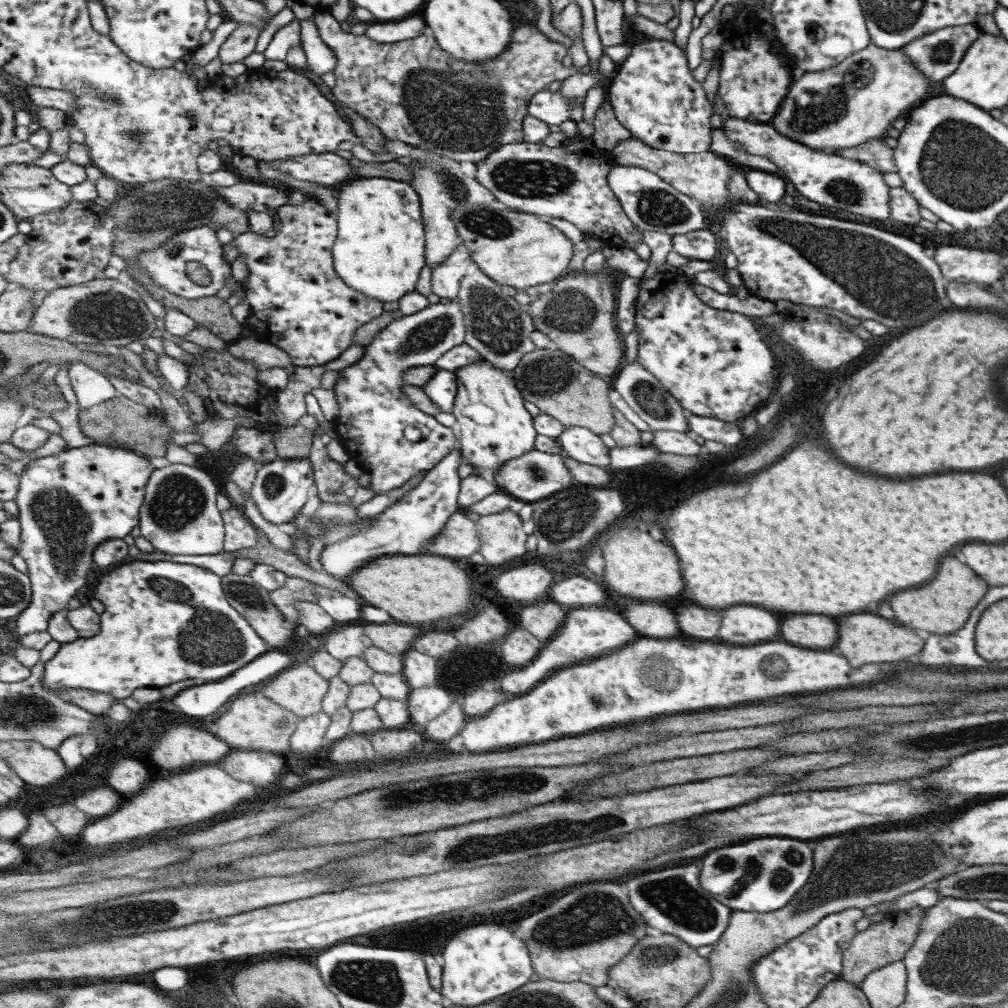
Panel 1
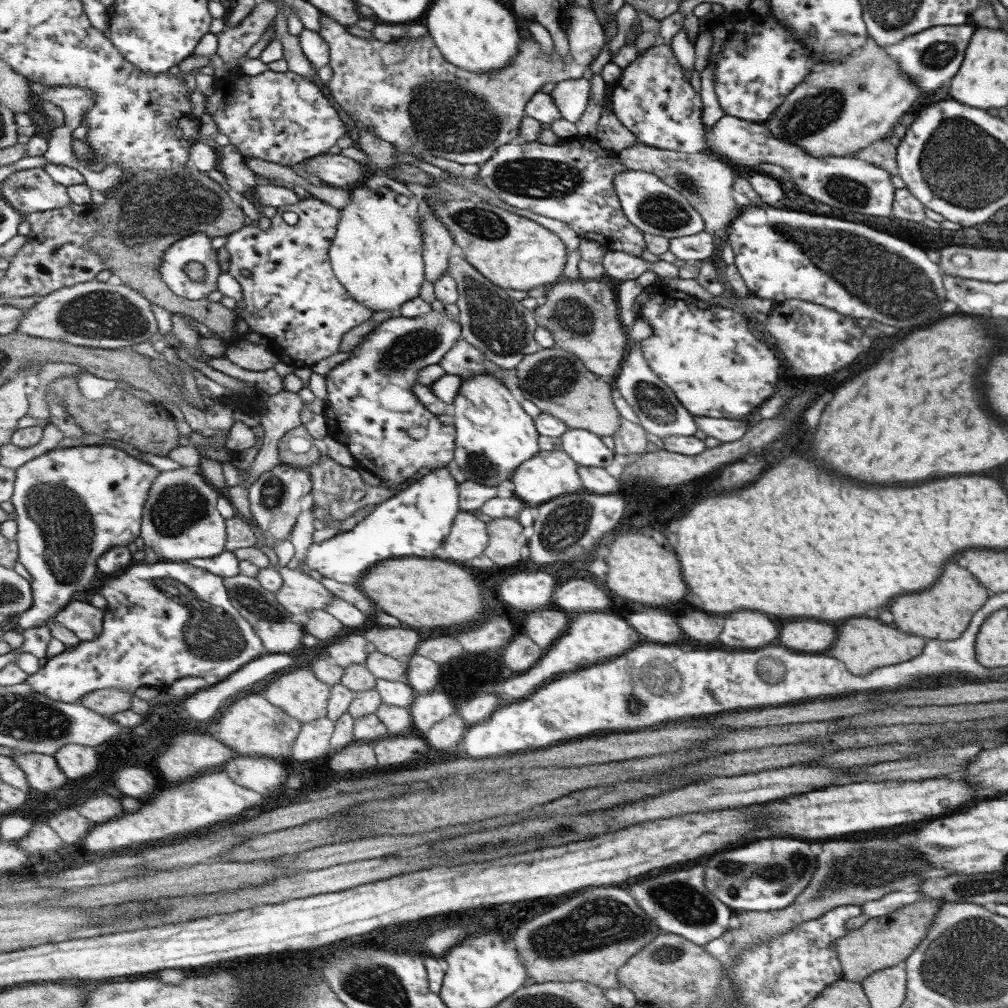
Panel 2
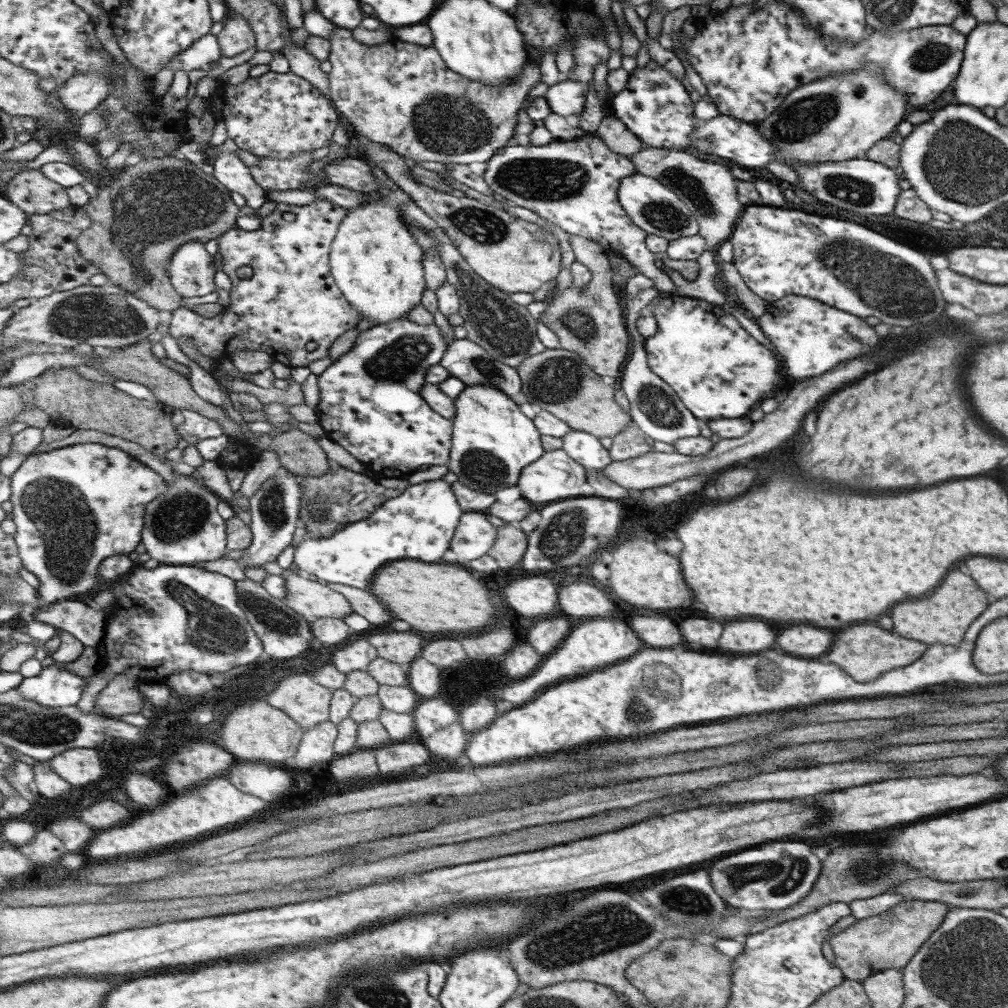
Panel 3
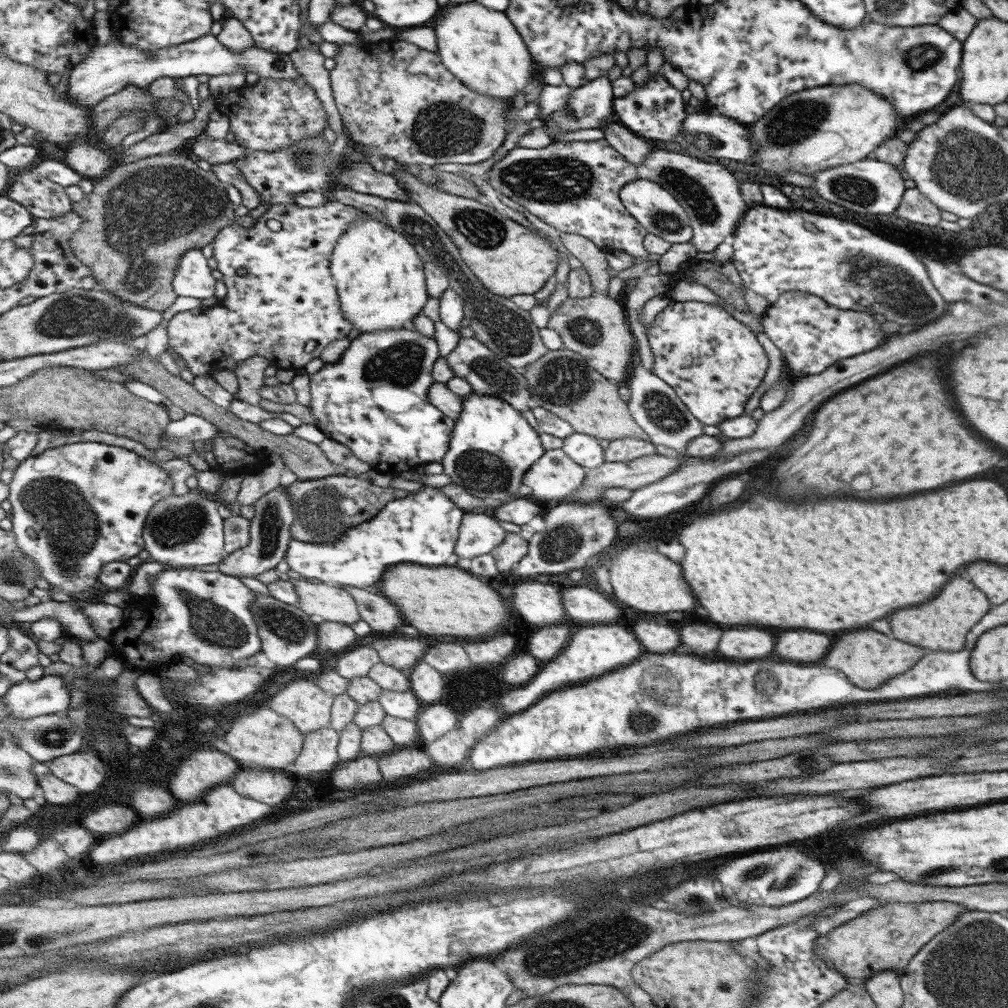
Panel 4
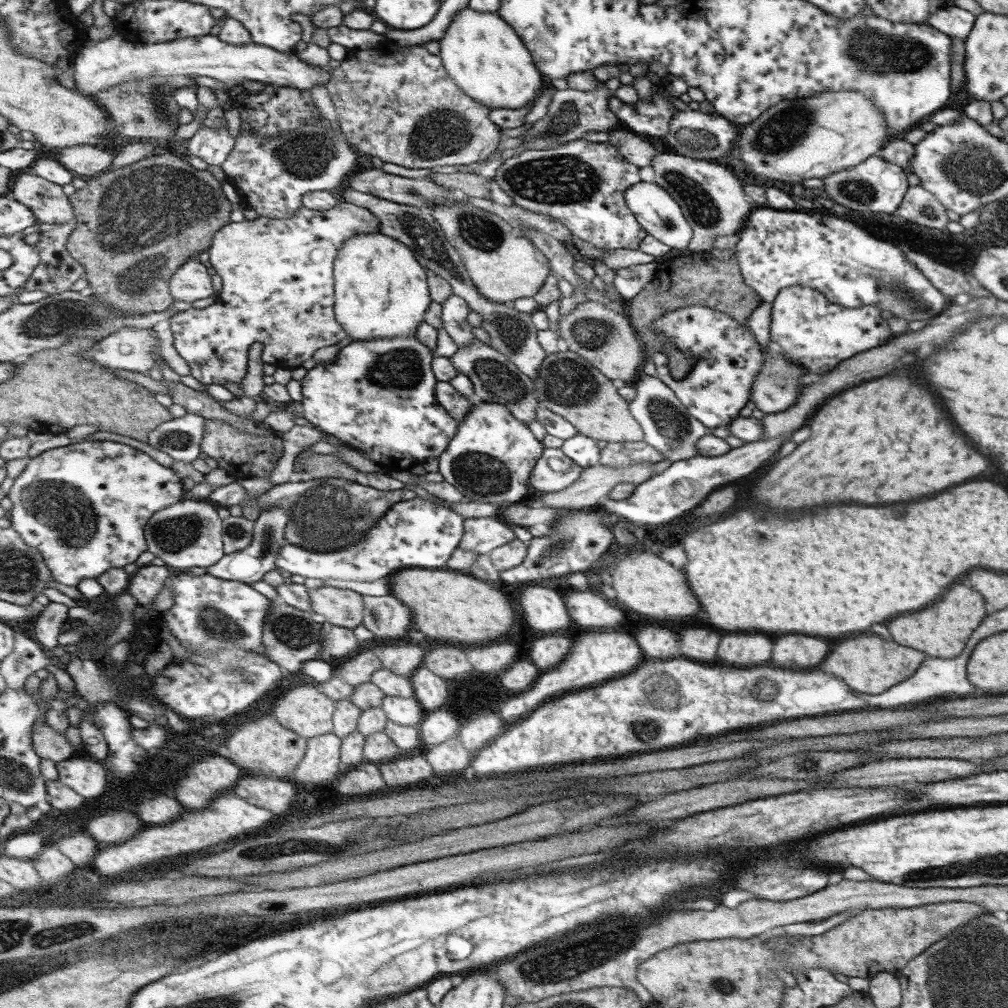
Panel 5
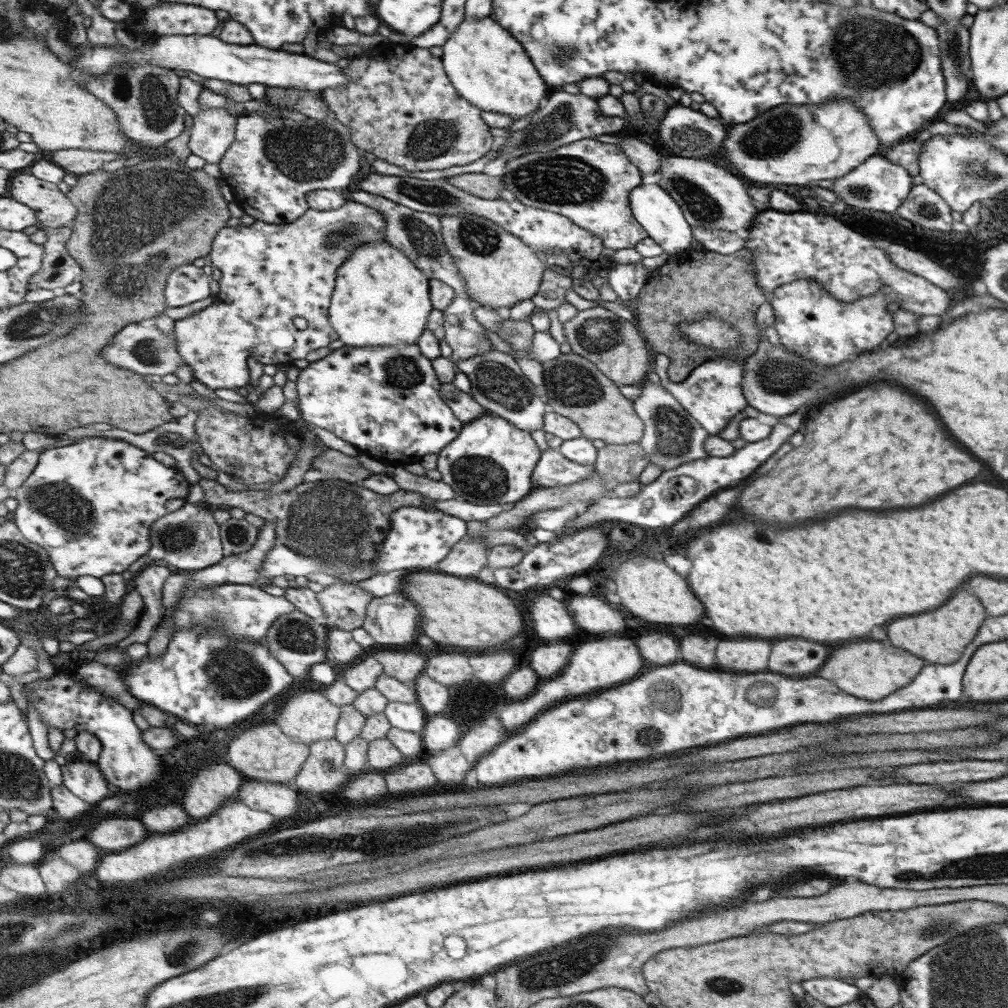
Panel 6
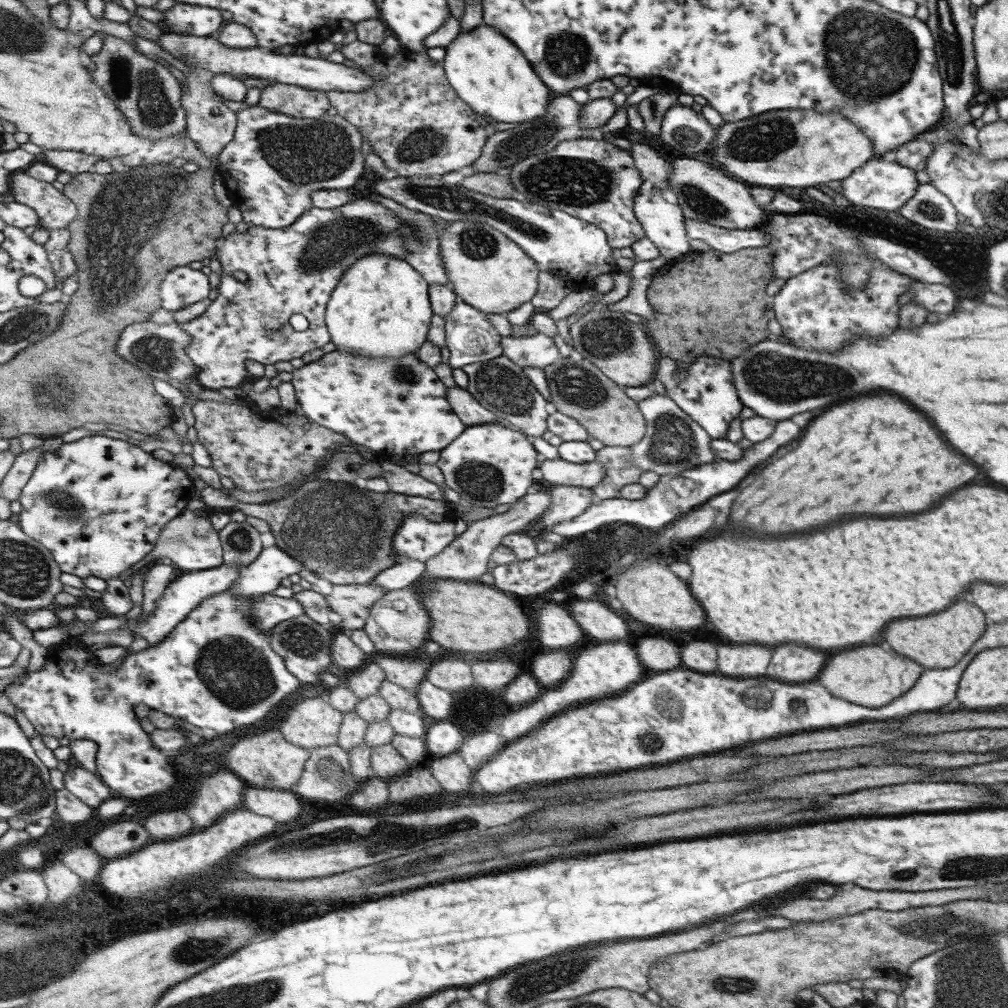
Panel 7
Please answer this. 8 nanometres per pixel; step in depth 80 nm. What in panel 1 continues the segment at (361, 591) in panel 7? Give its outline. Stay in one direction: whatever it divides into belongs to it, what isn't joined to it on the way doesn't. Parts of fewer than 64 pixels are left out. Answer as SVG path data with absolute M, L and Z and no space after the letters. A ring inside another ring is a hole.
M288 577L287 585L272 591L271 598L283 616L292 622L296 622L296 604L303 601L318 603L318 592L315 584L299 577Z

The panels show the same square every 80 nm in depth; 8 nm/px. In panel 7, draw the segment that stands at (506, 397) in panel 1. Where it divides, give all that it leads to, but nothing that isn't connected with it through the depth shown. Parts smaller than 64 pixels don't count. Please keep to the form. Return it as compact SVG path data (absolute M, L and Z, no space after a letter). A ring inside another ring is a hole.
M487 423L467 427L453 443L440 451L436 465L446 478L446 486L457 493L462 503L495 508L518 503L536 488L537 468L541 457L525 433L504 423Z

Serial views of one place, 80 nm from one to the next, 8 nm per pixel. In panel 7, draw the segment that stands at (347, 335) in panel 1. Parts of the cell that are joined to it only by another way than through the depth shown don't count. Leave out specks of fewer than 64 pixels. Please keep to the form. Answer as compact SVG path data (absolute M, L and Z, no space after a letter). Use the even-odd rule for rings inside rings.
M359 198L337 208L314 206L289 227L251 227L244 232L233 231L221 238L216 249L216 256L222 264L219 296L202 315L180 323L180 327L192 336L186 353L198 368L196 378L209 389L240 387L251 379L247 361L277 364L281 360L302 359L307 352L327 346L332 342L332 336L326 323L326 311L342 276L357 260L373 253L385 253L407 260L410 250L404 244L406 234L402 230L405 227L406 221L393 208L369 198ZM237 270L247 274L246 281L231 277L231 273ZM293 314L302 314L307 318L307 330L299 332L290 327L289 318Z

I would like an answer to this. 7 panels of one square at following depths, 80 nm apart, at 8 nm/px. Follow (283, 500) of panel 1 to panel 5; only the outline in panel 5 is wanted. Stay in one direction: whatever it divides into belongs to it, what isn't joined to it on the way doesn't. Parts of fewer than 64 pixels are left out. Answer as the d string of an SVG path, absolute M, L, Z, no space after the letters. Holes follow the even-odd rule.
M277 506L262 510L260 517L255 521L254 540L251 546L241 551L225 554L217 564L207 568L207 574L221 578L221 580L237 580L249 585L263 581L263 576L267 572L277 569L277 557L283 546L287 544L285 538L287 525L289 525L289 516L285 508Z

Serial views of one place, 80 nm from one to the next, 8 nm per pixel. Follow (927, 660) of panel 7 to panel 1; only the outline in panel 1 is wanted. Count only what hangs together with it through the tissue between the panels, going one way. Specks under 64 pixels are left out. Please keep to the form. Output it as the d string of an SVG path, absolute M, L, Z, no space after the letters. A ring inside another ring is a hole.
M945 556L939 562L939 568L931 582L919 588L909 588L893 594L889 598L889 604L895 612L895 620L901 626L923 628L933 636L947 636L946 634L961 628L970 610L979 602L988 587L988 584L971 572L965 564L961 564L953 556Z

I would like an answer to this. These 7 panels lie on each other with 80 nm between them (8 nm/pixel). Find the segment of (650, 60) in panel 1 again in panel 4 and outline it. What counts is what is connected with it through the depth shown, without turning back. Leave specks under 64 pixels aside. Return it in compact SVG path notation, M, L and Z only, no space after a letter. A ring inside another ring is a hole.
M649 75L645 84L637 84L635 92L629 96L616 98L614 100L615 118L630 128L635 134L644 137L651 143L671 142L679 135L683 127L683 120L687 116L685 102L671 84L668 84L663 76Z

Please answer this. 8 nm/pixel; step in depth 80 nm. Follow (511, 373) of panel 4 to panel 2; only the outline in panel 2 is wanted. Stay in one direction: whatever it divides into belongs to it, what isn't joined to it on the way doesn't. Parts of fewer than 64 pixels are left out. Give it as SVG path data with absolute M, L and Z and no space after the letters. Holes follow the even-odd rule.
M461 339L441 360L440 365L449 374L470 377L483 373L493 373L503 382L507 368L501 368L496 362L491 362L488 356L465 339Z

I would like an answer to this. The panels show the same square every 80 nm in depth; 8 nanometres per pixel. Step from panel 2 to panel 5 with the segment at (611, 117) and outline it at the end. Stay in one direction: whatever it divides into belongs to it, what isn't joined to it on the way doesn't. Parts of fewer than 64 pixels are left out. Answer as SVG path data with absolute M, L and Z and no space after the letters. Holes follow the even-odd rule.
M625 126L610 131L609 141L620 150L627 161L639 165L640 168L651 166L651 160L656 156L656 150L645 137L626 129Z

